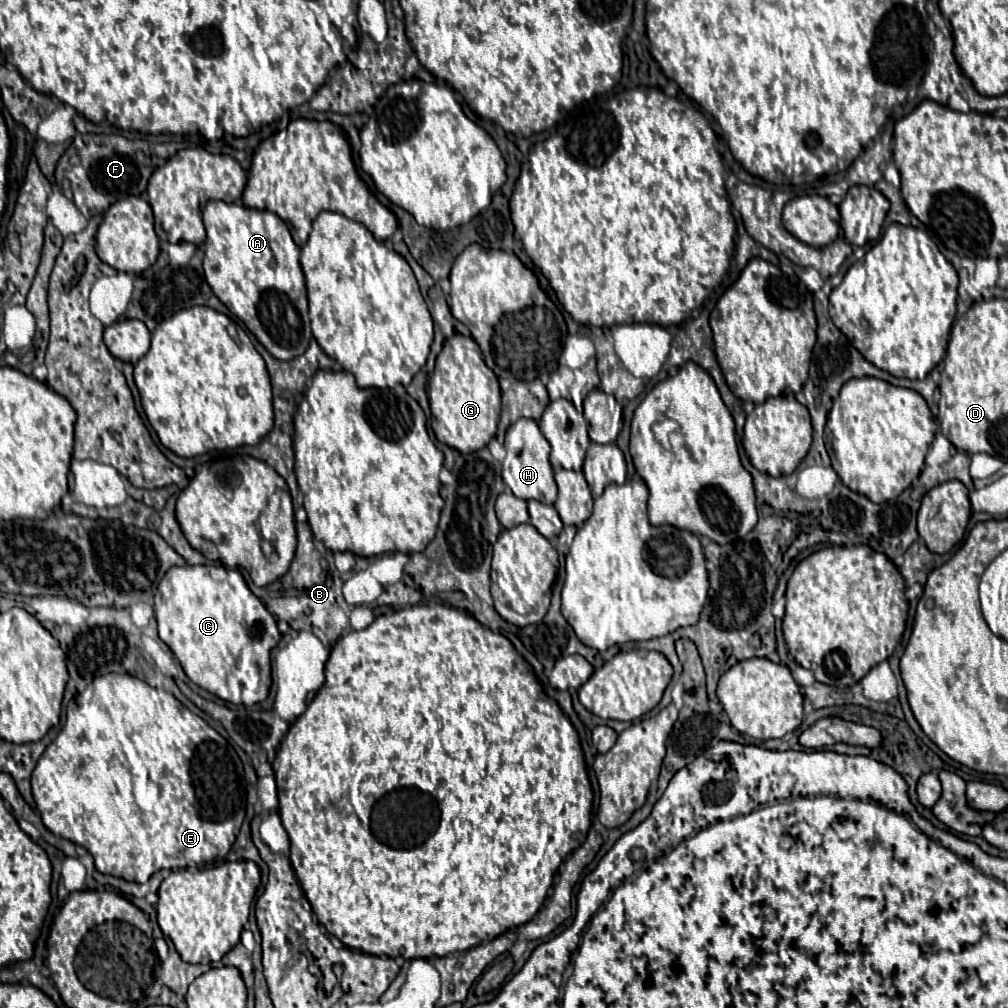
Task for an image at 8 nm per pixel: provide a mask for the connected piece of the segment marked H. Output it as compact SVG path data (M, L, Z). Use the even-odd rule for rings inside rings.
M520 418L518 422L514 422L506 432L504 448L506 448L506 458L502 462L502 478L504 484L512 490L512 494L522 500L538 500L544 504L554 504L558 488L548 460L550 454L548 440L542 436L538 422L532 422L532 418Z

